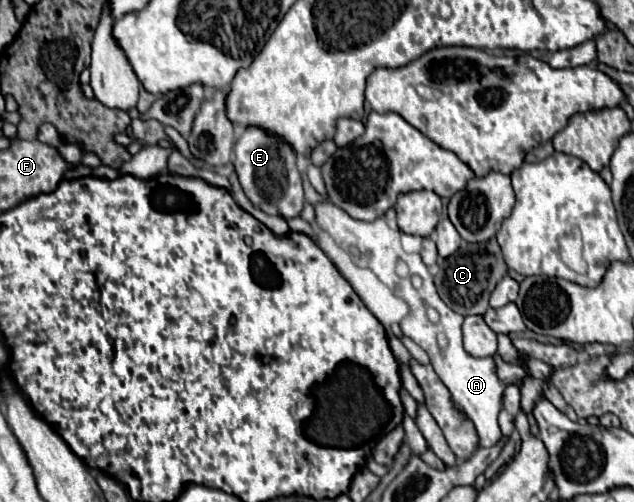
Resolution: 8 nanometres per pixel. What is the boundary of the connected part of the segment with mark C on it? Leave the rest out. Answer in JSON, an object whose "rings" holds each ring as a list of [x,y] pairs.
{"rings":[[[495,238],[487,242],[461,242],[461,248],[449,258],[439,258],[439,272],[435,276],[435,286],[441,300],[457,314],[485,314],[489,308],[489,296],[497,282],[507,274],[507,264],[503,260],[501,248]]]}

